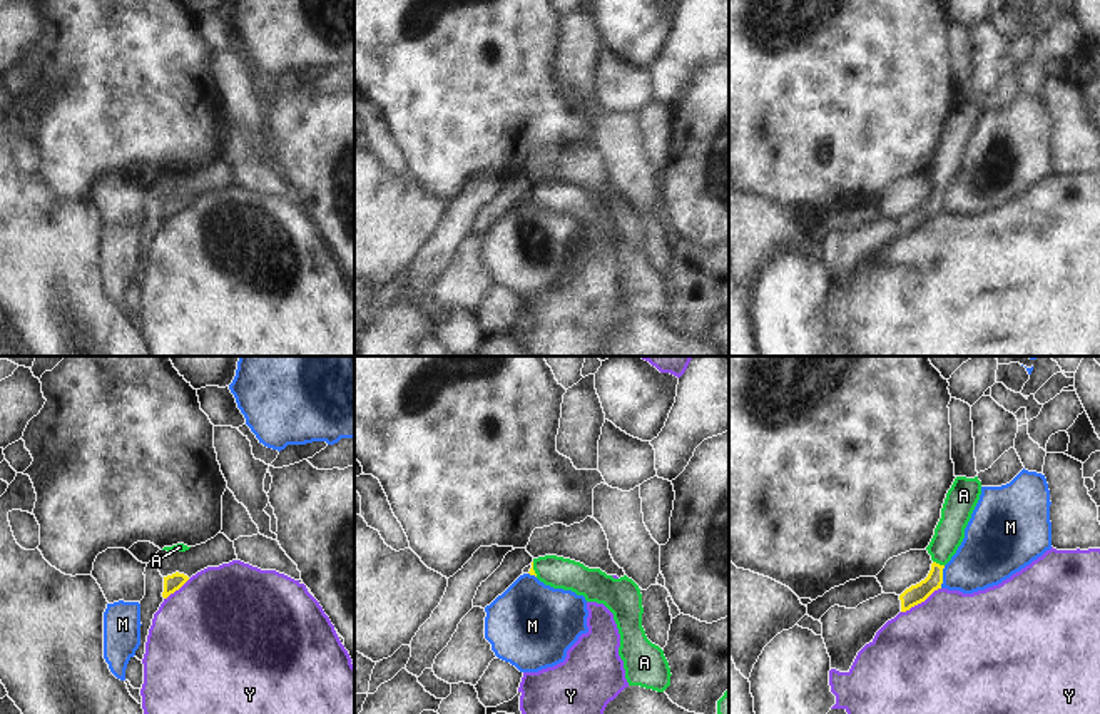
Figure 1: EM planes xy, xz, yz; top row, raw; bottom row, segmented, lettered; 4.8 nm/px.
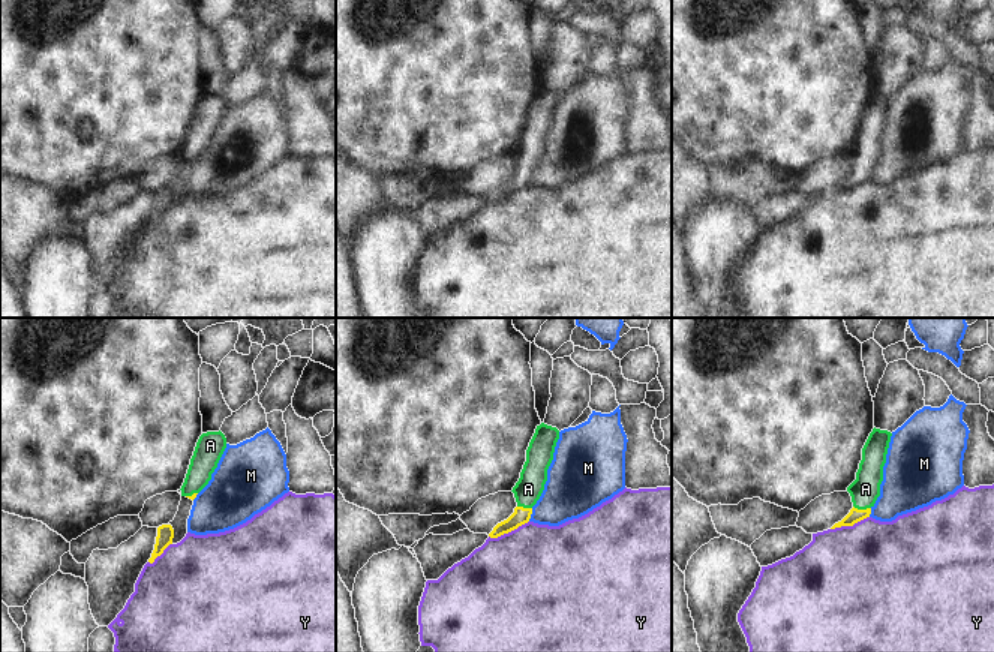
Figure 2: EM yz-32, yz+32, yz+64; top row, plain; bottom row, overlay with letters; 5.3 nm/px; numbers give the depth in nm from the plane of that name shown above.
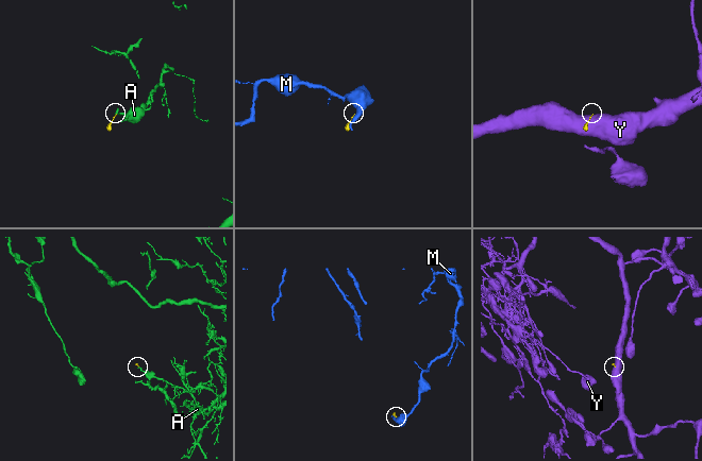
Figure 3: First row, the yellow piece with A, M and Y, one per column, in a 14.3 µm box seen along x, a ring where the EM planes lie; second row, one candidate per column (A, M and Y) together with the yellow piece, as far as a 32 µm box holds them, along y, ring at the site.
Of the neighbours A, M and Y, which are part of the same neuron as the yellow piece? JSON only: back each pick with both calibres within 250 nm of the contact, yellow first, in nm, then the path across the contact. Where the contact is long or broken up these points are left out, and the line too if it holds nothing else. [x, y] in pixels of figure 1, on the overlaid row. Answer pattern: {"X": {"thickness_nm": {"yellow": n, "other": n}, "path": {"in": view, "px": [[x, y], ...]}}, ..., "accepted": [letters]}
{"A": {"thickness_nm": {"yellow": 90, "other": 140}, "path": {"in": "yz", "px": [[916, 594], [935, 577], [938, 564], [955, 515]]}}, "accepted": ["A"]}

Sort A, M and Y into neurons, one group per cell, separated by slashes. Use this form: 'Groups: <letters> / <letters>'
Groups: A / M / Y.

